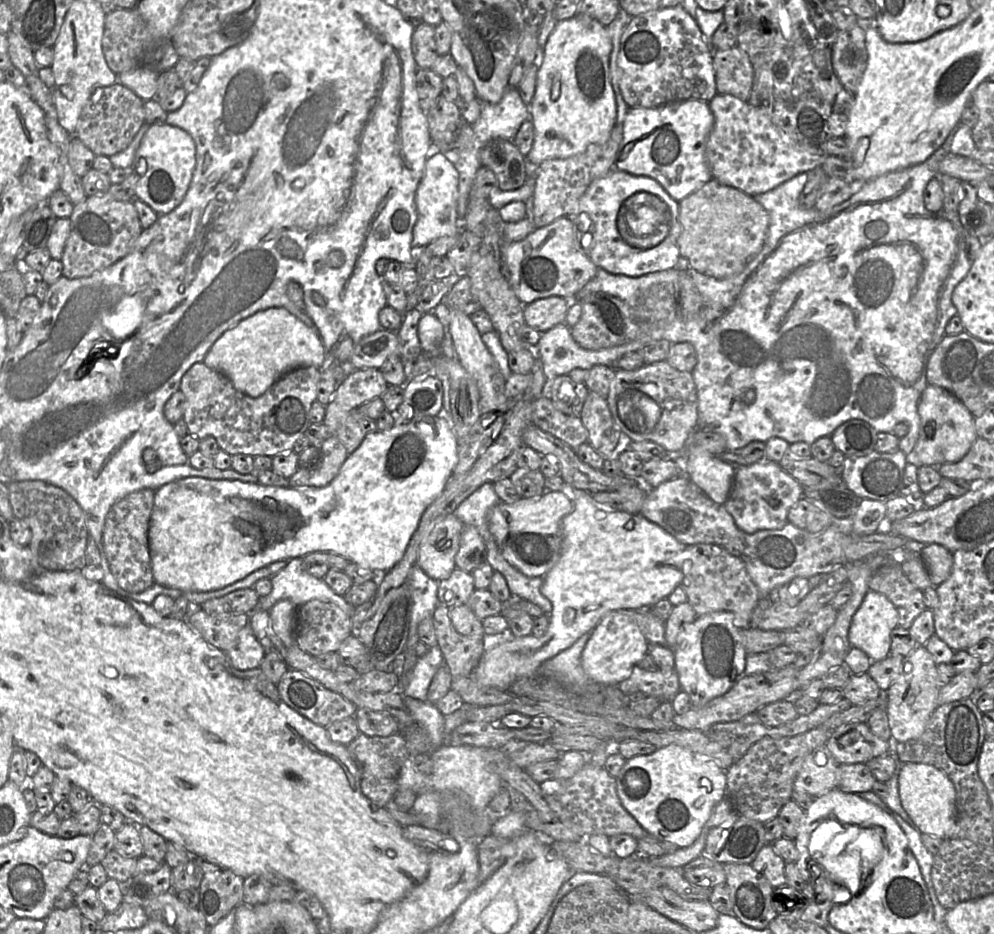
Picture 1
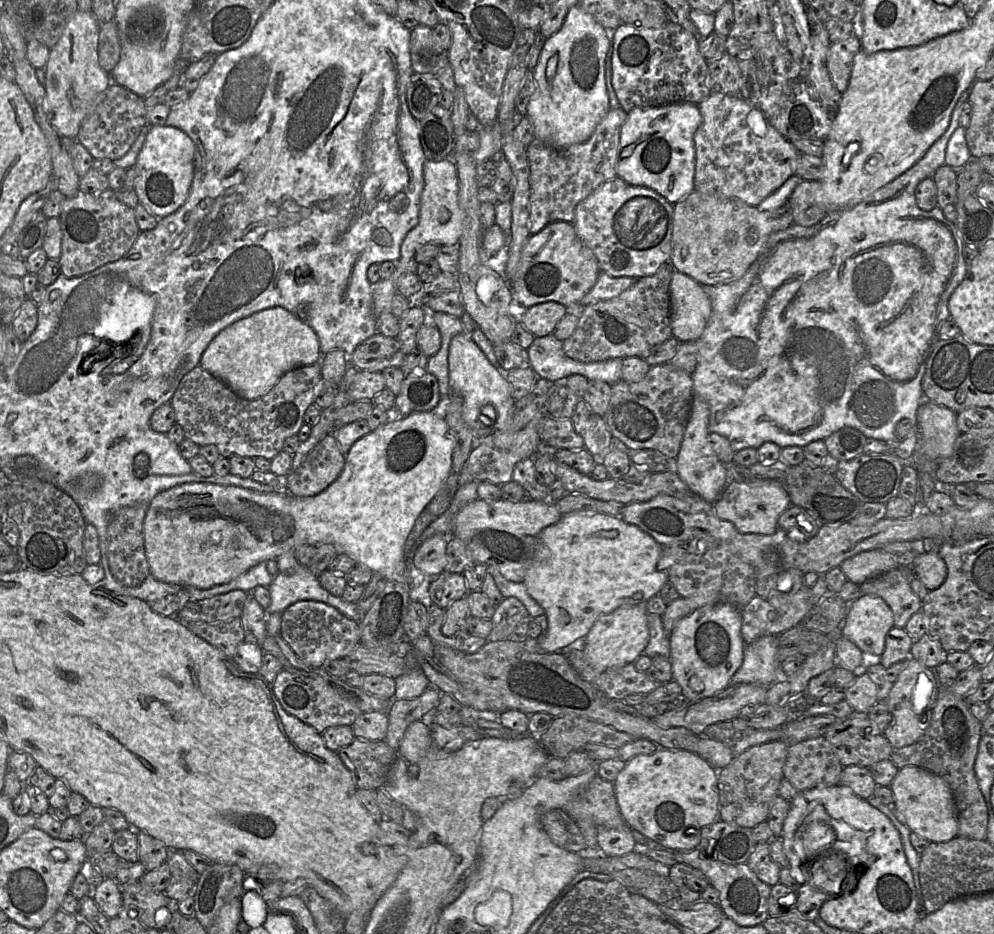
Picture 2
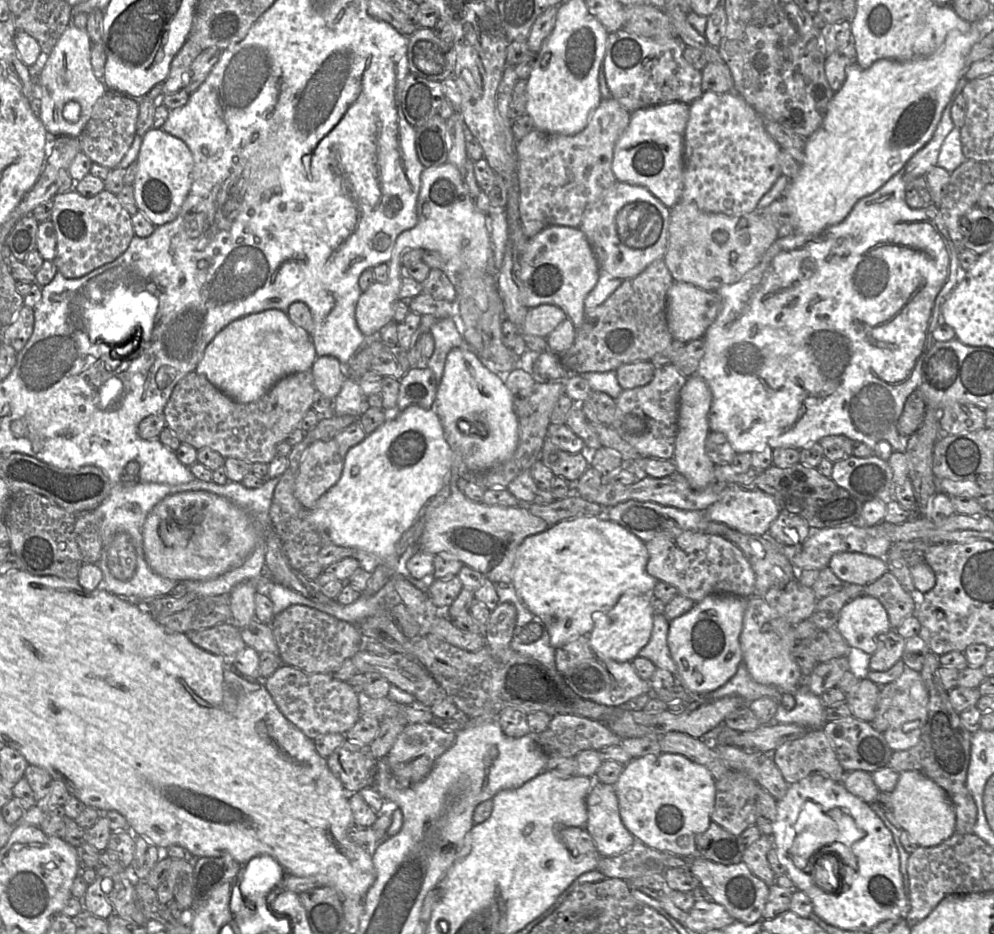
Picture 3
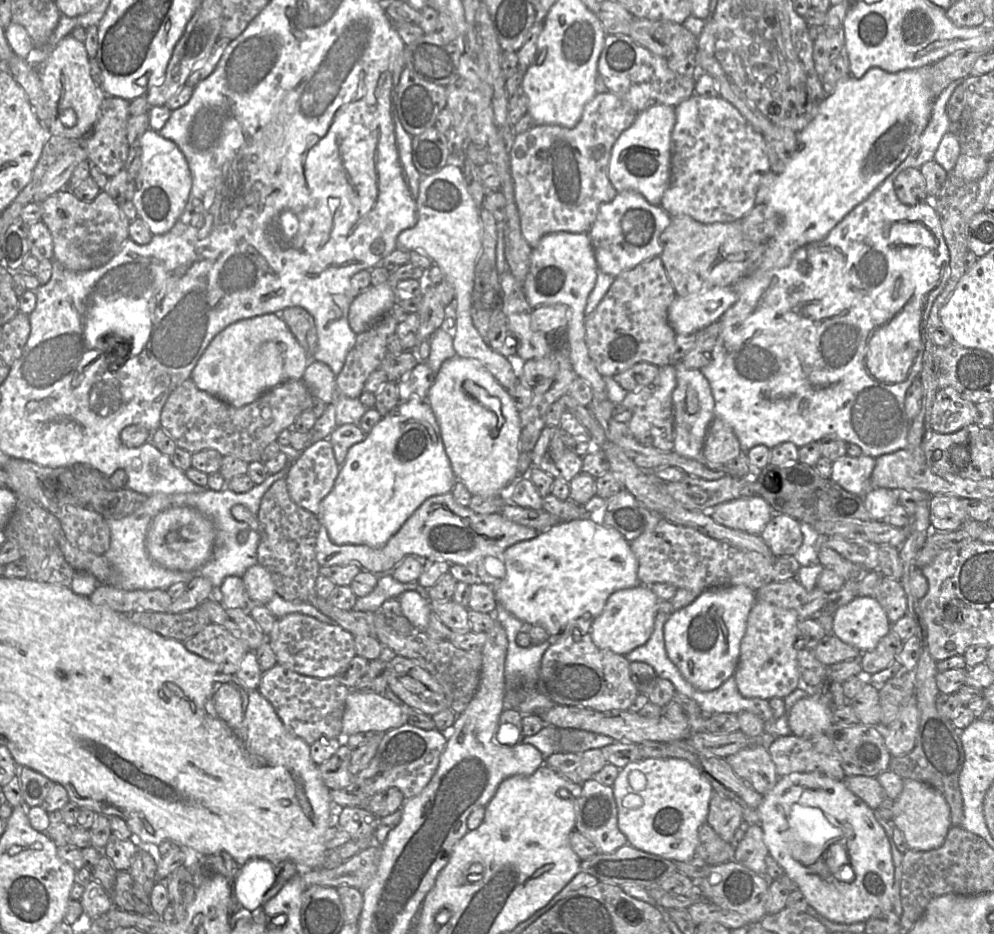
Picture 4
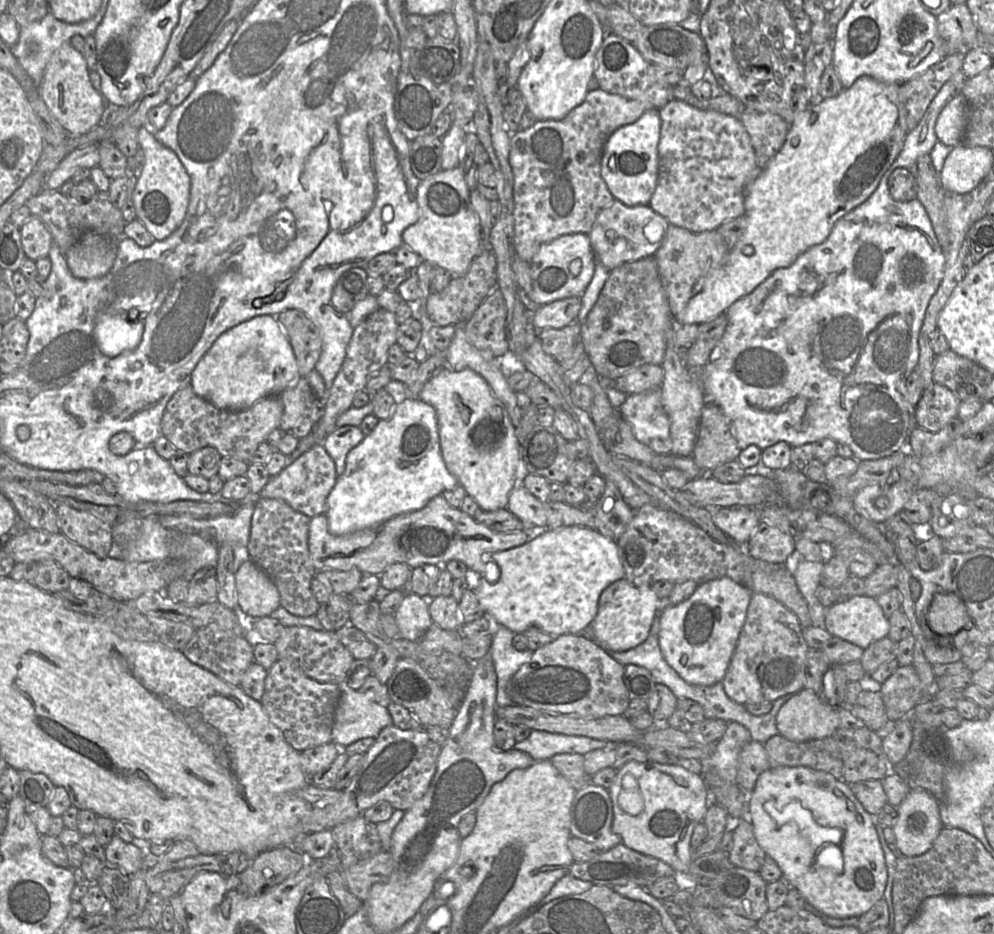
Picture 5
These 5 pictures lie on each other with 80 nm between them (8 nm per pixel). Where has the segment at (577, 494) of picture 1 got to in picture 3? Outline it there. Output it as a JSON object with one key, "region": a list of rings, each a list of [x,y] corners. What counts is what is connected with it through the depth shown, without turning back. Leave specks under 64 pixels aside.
{"region":[[[573,518],[558,522],[521,543],[514,561],[512,585],[535,619],[547,629],[550,644],[557,649],[579,636],[589,635],[596,619],[614,607],[624,593],[651,594],[659,581],[646,571],[648,558],[645,543],[608,518]]]}

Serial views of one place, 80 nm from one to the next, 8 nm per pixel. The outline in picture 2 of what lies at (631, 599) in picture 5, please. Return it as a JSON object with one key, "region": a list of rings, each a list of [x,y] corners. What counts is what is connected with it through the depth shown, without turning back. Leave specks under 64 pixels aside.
{"region":[[[626,605],[601,616],[583,642],[588,664],[598,671],[632,664],[643,654],[649,642],[649,626],[644,605]]]}

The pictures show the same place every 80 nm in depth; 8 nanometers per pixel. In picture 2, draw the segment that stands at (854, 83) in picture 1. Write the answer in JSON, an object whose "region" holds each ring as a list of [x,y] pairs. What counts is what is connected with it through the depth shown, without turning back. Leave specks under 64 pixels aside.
{"region":[[[855,34],[830,46],[827,53],[827,68],[835,87],[841,93],[849,85],[854,58],[860,50],[861,43]]]}

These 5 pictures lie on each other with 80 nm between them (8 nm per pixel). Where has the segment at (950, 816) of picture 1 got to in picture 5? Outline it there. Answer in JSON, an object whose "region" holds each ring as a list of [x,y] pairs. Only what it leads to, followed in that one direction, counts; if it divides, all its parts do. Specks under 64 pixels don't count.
{"region":[[[911,789],[897,808],[893,825],[900,853],[908,857],[925,853],[943,828],[938,800],[924,789]]]}

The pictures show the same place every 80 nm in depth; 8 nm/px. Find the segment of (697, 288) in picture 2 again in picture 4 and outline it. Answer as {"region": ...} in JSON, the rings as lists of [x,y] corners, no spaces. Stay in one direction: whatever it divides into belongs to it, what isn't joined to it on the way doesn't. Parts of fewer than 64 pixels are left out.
{"region":[[[714,287],[706,292],[676,296],[668,309],[668,320],[676,334],[695,334],[719,320],[737,300],[734,287]]]}

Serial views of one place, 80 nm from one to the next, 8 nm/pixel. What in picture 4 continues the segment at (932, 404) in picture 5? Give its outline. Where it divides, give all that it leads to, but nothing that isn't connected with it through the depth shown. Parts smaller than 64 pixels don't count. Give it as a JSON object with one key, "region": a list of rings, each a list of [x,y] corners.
{"region":[[[953,388],[937,391],[930,413],[930,426],[933,432],[949,434],[976,424],[976,405],[963,399]]]}

